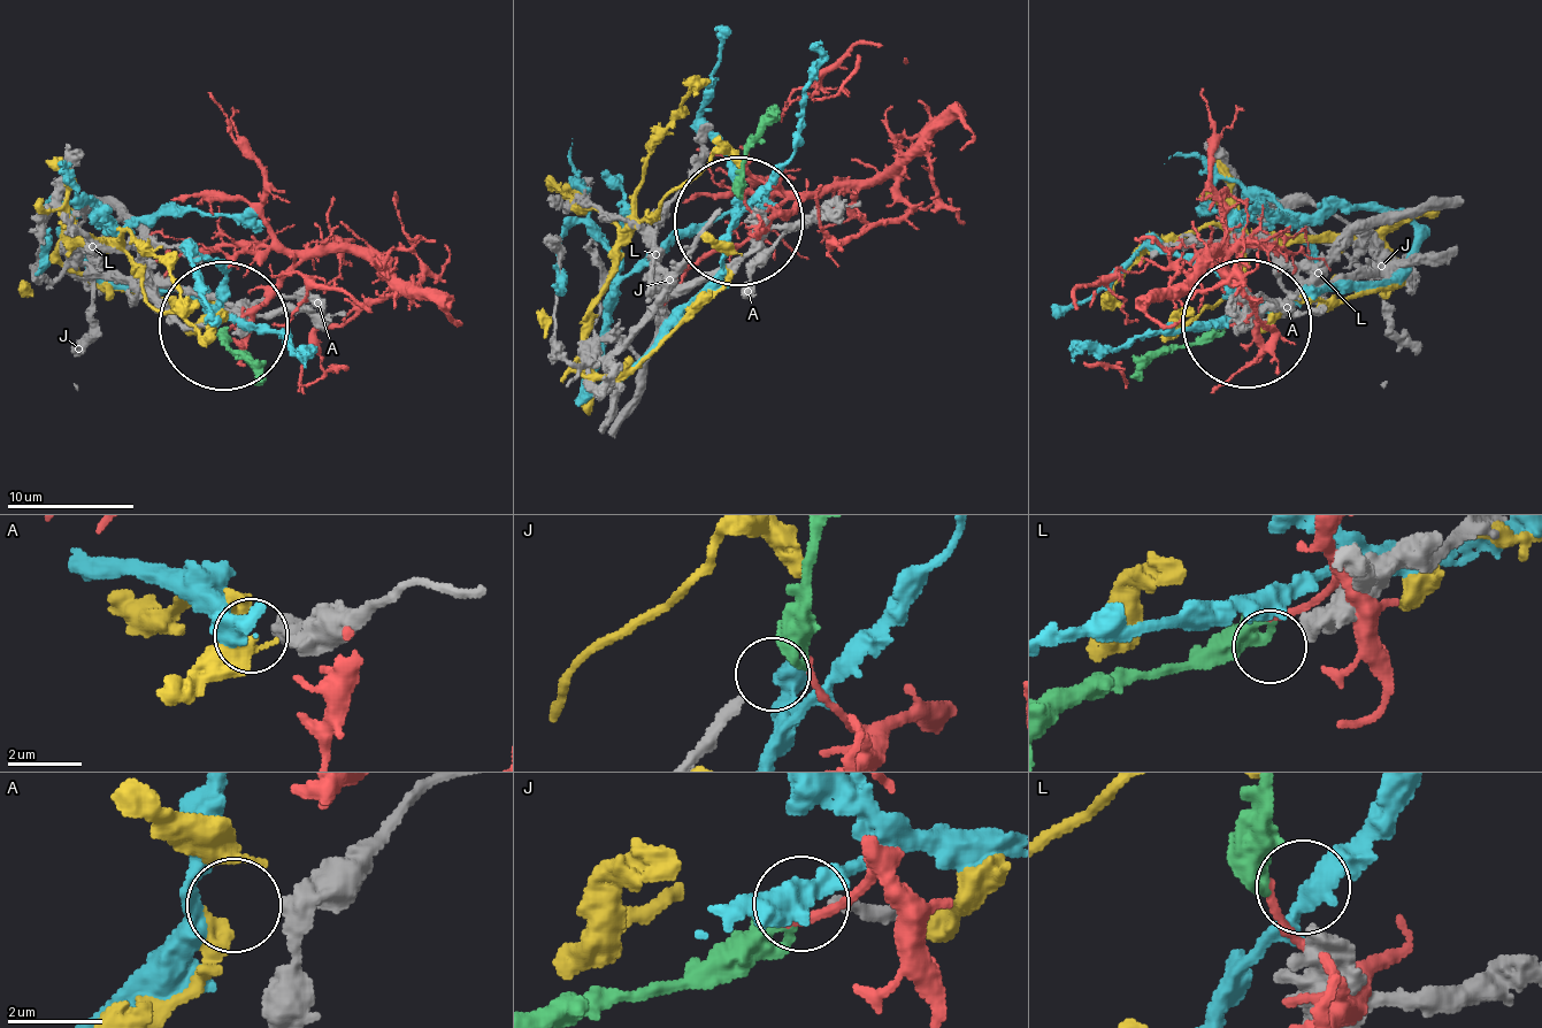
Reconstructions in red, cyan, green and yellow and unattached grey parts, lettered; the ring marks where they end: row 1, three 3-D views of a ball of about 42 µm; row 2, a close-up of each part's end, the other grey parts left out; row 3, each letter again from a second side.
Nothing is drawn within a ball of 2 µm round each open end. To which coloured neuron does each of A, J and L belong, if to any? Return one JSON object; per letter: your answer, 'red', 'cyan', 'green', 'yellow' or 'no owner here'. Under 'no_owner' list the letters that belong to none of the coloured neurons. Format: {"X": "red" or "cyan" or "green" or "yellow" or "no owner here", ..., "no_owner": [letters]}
{"A": "cyan", "J": "green", "L": "no owner here", "no_owner": ["L"]}

